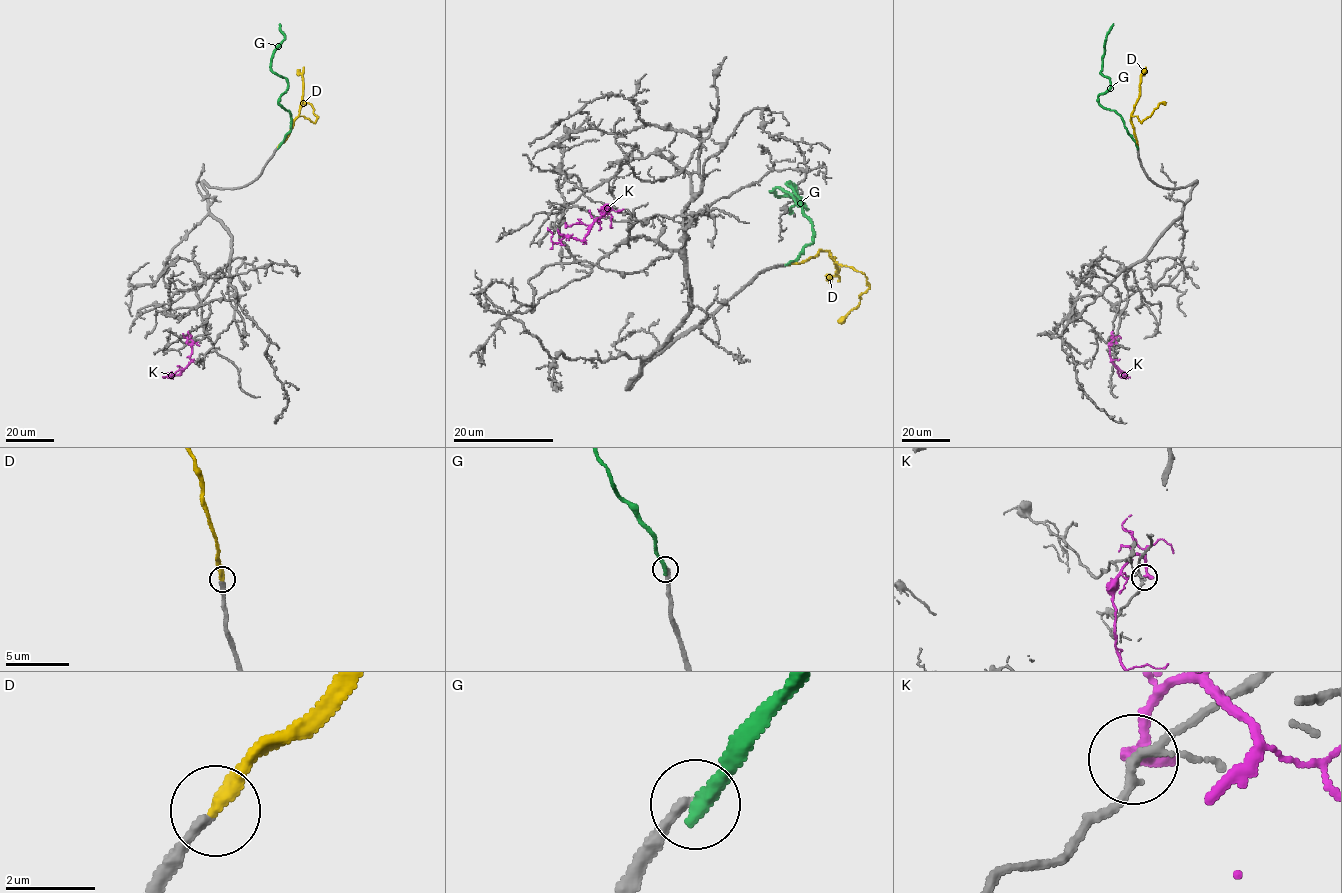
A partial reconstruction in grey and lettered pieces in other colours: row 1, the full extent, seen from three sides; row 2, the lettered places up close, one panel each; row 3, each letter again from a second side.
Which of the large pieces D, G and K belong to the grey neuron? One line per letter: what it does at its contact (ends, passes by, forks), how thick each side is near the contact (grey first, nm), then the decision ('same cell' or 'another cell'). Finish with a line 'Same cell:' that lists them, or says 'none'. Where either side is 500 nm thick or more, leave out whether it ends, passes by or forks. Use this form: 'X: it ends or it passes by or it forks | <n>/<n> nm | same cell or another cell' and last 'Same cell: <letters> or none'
D: it ends | 280/320 nm | same cell
G: it ends | 320/380 nm | another cell
K: it ends | 180/360 nm | another cell
Same cell: D

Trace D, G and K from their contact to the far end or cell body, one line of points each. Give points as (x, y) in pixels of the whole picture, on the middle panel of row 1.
D: (786, 265), (826, 250), (839, 264), (865, 275), (869, 288), (860, 296), (860, 304), (839, 323)
G: (786, 264), (812, 241), (814, 233), (790, 183), (806, 209), (779, 188), (771, 191), (800, 200), (790, 214)
K: (596, 219), (610, 209), (605, 208), (582, 240), (565, 236), (552, 243), (547, 228)

